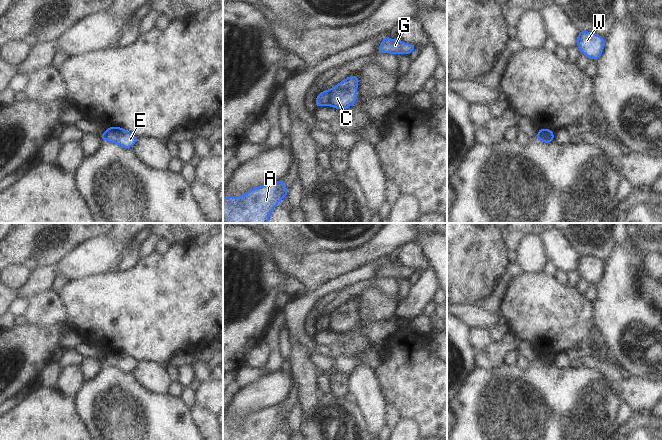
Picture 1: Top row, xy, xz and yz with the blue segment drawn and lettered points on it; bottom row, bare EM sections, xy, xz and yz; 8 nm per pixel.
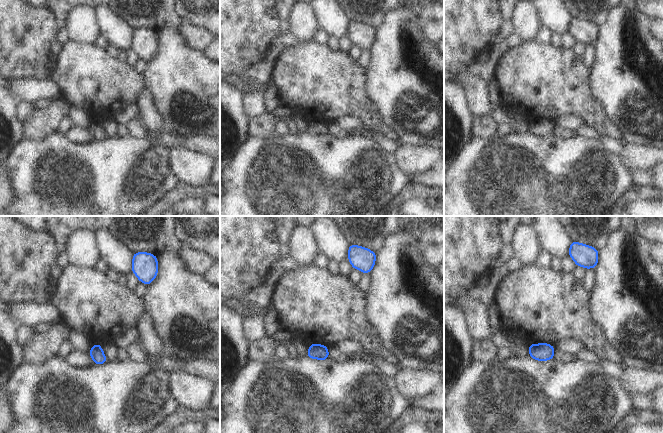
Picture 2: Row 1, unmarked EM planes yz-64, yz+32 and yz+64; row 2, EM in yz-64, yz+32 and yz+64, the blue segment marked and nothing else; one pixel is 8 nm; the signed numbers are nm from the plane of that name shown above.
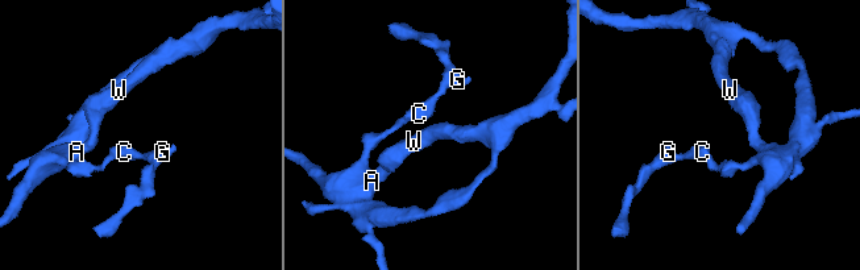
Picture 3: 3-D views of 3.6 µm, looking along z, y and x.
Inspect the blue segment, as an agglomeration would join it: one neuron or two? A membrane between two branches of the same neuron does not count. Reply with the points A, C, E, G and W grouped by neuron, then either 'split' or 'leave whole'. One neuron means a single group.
A W / C E G | split

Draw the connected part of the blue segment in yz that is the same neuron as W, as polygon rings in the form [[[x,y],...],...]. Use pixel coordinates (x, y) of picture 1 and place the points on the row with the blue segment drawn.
[[[579,31],[577,46],[580,53],[587,55],[590,60],[598,60],[605,46],[605,38],[592,32]]]

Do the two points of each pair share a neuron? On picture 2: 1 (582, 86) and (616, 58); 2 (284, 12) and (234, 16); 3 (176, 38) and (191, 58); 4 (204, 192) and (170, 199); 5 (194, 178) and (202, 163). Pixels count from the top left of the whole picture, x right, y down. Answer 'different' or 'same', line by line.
1: different
2: different
3: same
4: same
5: same

